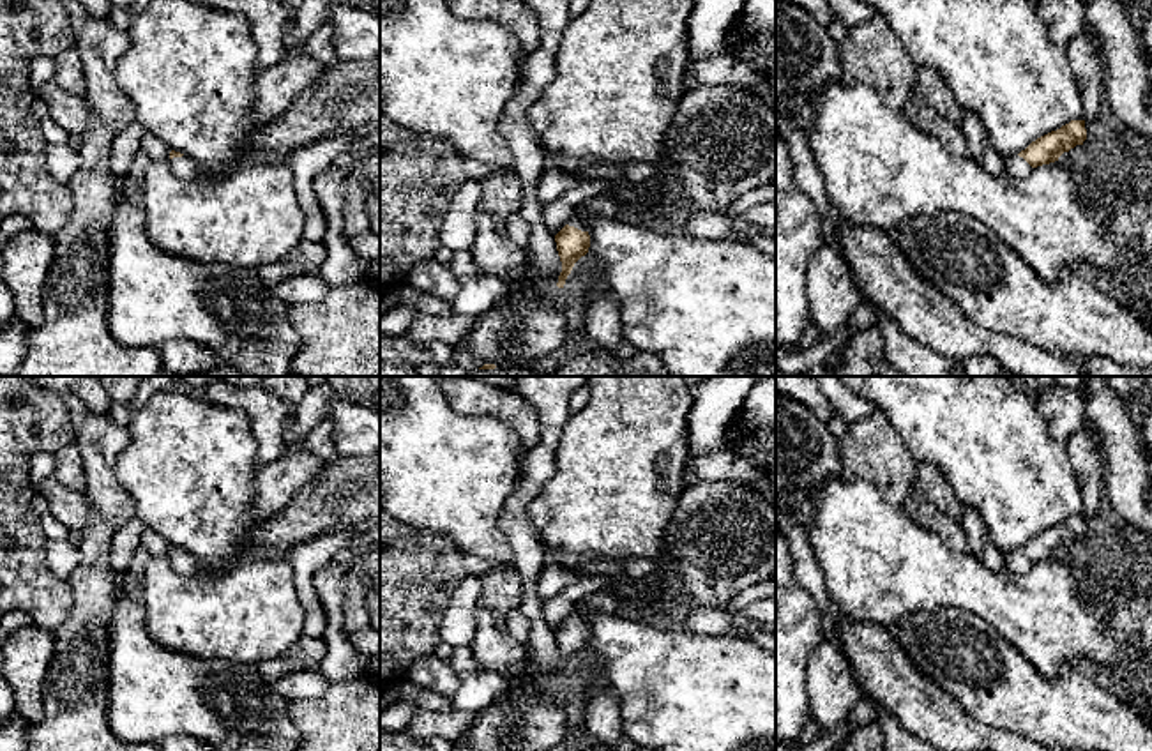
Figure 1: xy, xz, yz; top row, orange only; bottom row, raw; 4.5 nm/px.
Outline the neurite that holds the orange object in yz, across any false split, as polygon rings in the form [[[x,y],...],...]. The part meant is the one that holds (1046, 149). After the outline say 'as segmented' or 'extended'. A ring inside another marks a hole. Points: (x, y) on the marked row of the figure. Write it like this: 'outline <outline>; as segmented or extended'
outline [[[1071,120],[1060,129],[1037,138],[1018,156],[1005,157],[1004,175],[1027,177],[1034,168],[1058,161],[1064,152],[1083,145],[1085,140],[1085,120]]]; extended

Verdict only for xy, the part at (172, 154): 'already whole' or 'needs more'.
needs more

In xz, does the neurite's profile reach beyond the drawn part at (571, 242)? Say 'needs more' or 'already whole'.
needs more

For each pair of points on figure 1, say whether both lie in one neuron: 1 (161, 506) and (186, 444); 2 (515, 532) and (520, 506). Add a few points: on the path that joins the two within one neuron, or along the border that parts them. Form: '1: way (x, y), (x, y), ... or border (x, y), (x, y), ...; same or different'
1: way (177, 490), (186, 481), (186, 460); same
2: way (515, 525), (515, 513); same

